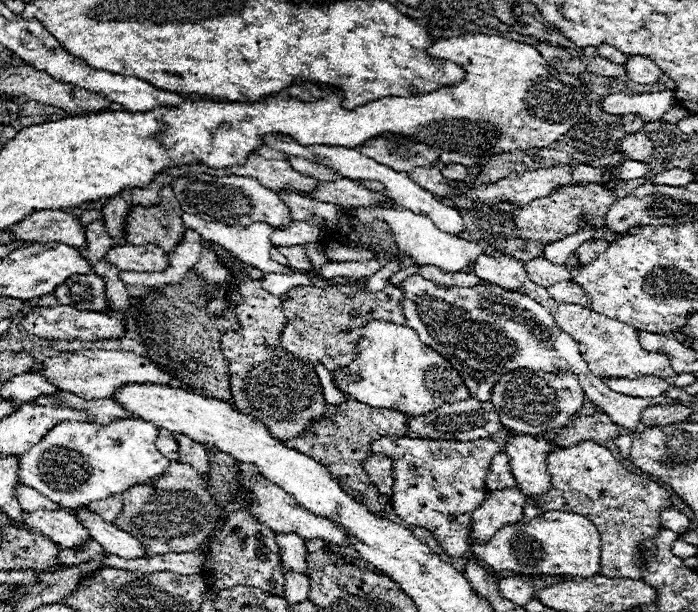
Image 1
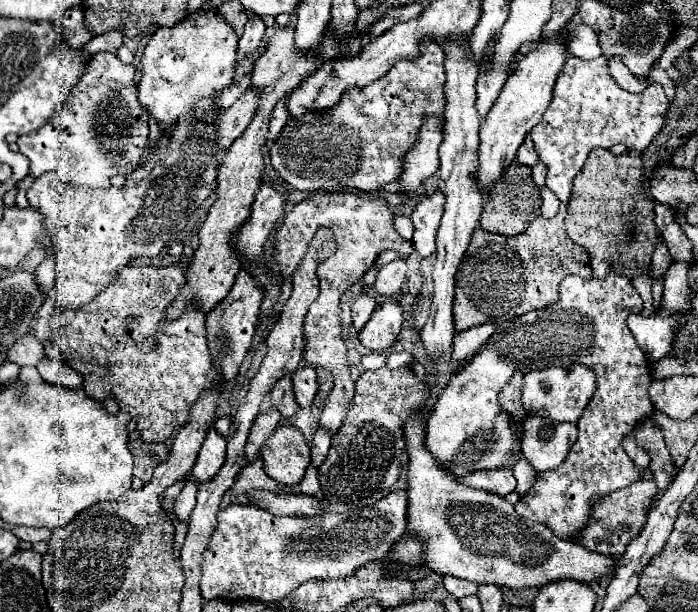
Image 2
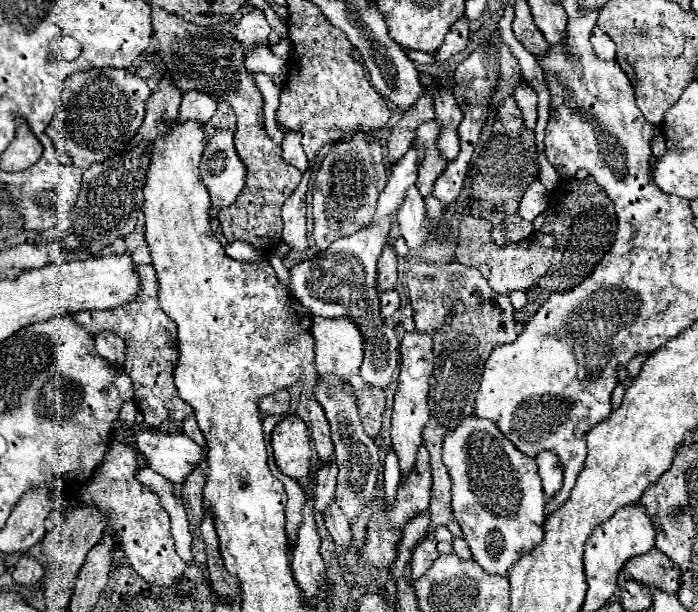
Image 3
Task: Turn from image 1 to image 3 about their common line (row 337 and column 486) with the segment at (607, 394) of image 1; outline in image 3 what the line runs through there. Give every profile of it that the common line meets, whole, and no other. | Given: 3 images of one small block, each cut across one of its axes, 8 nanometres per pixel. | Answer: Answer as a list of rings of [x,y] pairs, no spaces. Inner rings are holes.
[[[468,416],[456,430],[452,430],[444,438],[444,456],[442,456],[454,486],[452,486],[452,508],[454,516],[462,526],[462,536],[470,544],[472,558],[490,574],[506,574],[508,568],[520,560],[524,554],[532,552],[536,544],[544,540],[544,508],[546,494],[542,490],[542,482],[538,478],[536,460],[524,456],[502,432],[492,424],[492,420],[484,420],[478,416]]]

